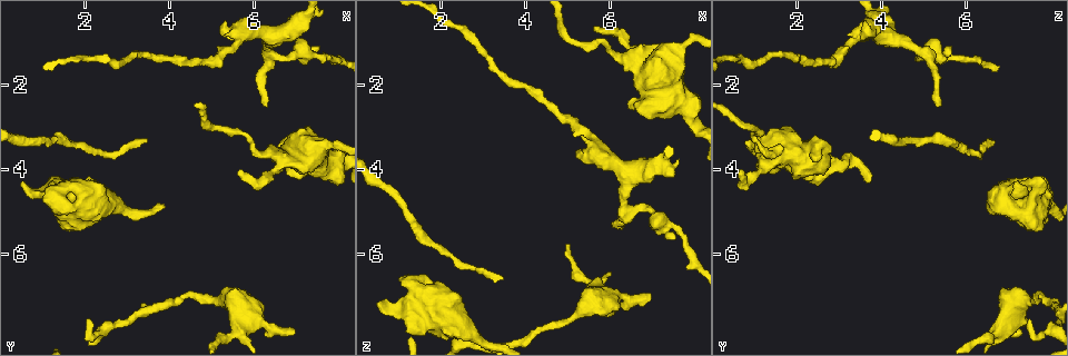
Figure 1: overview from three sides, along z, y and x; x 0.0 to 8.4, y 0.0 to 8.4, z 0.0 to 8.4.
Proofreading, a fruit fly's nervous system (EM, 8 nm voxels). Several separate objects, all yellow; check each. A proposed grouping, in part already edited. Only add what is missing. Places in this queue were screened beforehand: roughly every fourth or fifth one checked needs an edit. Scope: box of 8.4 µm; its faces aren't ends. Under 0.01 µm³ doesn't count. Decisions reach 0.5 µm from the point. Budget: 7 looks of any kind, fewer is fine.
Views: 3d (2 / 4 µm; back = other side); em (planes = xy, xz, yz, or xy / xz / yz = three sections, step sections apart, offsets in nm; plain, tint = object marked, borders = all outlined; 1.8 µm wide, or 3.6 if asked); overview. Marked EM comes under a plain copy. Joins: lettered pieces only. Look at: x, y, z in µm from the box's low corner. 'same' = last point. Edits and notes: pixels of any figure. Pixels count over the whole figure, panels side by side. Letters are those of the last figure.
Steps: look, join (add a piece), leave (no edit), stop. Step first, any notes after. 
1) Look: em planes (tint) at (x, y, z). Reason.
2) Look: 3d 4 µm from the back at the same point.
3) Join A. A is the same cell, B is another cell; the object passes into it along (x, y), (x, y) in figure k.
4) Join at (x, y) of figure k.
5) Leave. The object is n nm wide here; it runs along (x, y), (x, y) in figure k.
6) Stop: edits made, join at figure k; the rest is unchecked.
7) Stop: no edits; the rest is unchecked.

Look: 3d 4 µm at (2.15, 7.60, 7.50).

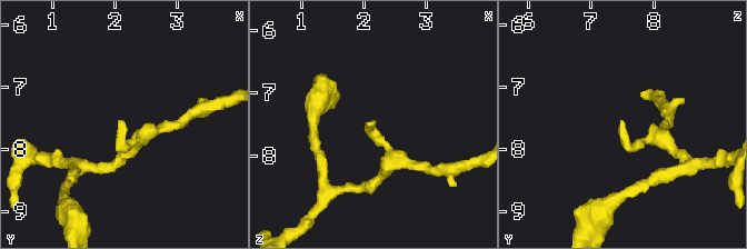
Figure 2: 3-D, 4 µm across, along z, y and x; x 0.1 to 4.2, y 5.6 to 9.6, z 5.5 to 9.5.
Look: em planes (borders) at (2.10, 7.55, 7.45).

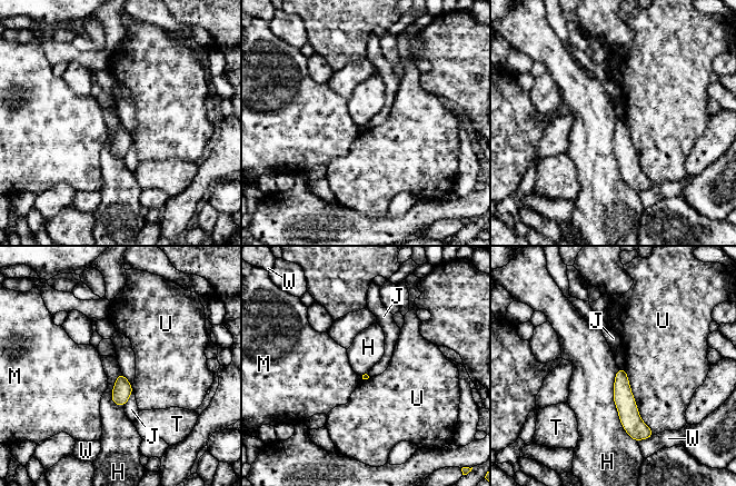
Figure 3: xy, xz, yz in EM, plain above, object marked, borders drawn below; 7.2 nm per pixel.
Leave. H, J, M, T, U and W are other cells; it runs along (620, 372), (623, 398), (635, 434) in figure 3; no lettered piece goes on from it.

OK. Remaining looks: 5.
Look: 3d 4 µm at (3.50, 3.35, 6.60). Thin end.

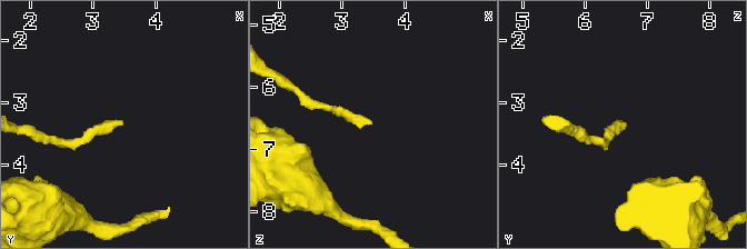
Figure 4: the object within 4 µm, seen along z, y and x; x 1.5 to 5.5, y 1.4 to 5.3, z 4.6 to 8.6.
Look: em planes (borders) at (3.50, 3.30, 6.55).

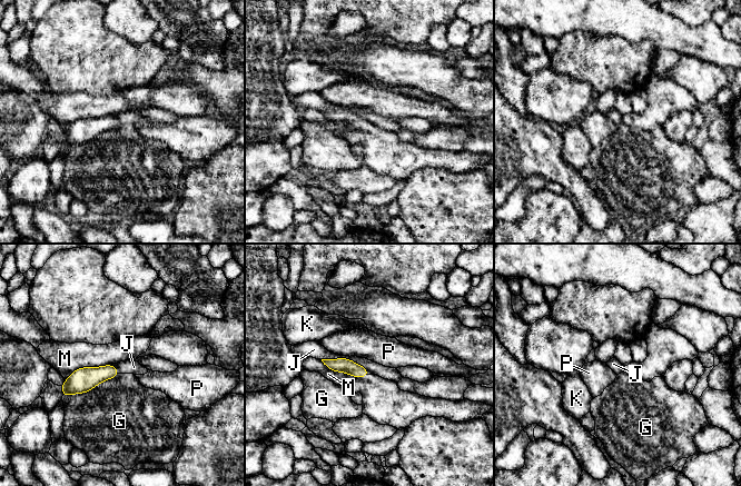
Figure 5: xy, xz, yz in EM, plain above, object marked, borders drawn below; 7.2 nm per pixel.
Leave. G, J, K, M and P are other cells; a border runs along (320, 359), (349, 358), (369, 374) in figure 5; none of them fits.

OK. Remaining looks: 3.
Look: em planes (borders) at (6.25, 2.40, 5.35). An open end.

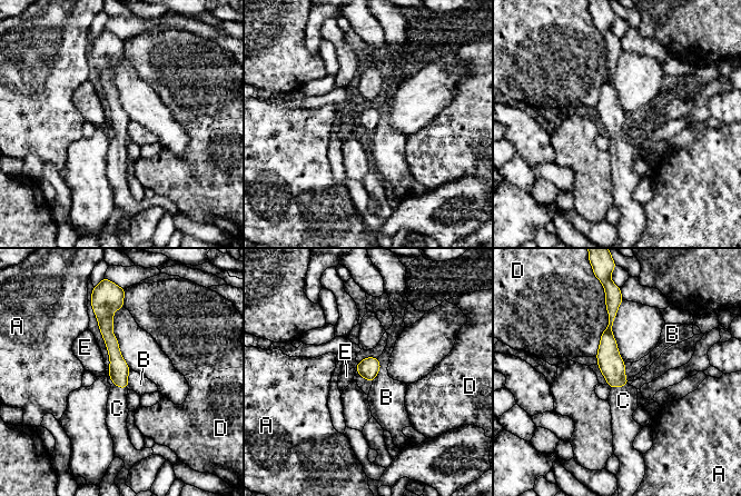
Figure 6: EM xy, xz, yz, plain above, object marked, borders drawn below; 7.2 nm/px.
Join C. The longest contact is with D, 440 nm; C is the same cell, A, B, D and E are other cells; the object passes into it along (610, 363), (619, 386), (623, 400) in figure 6; the neuron continues.

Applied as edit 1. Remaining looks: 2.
Stop: edits made, join at figure 6; the rest is unchecked.

